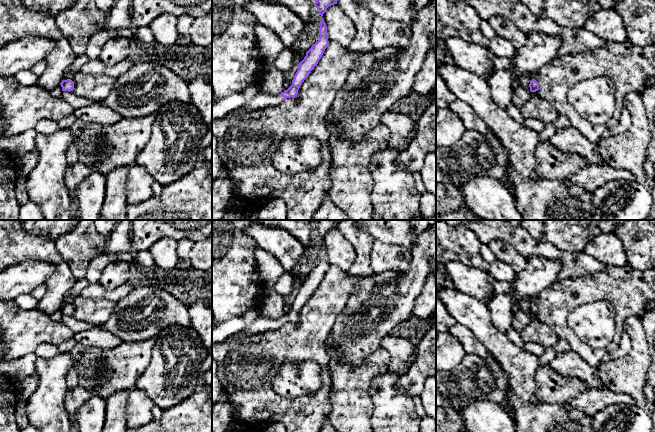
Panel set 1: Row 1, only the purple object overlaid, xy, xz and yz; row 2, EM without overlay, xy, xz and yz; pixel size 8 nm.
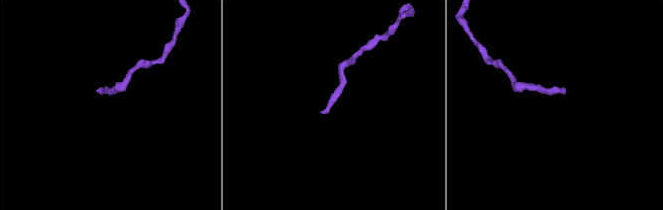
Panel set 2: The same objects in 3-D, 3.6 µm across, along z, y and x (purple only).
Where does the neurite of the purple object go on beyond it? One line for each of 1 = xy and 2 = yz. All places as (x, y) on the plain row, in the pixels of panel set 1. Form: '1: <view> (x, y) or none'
1: none
2: none

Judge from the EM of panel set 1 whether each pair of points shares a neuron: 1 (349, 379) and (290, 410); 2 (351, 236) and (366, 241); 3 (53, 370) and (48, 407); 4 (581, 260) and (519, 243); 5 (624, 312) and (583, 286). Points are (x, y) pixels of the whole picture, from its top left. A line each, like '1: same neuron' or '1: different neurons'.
1: different neurons
2: same neuron
3: same neuron
4: same neuron
5: same neuron

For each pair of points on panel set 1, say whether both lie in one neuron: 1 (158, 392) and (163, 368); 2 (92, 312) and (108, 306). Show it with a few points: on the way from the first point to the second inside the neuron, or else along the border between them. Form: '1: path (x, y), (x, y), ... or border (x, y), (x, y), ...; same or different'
1: path (162, 386), (162, 374); same
2: path (96, 312), (104, 308); same

